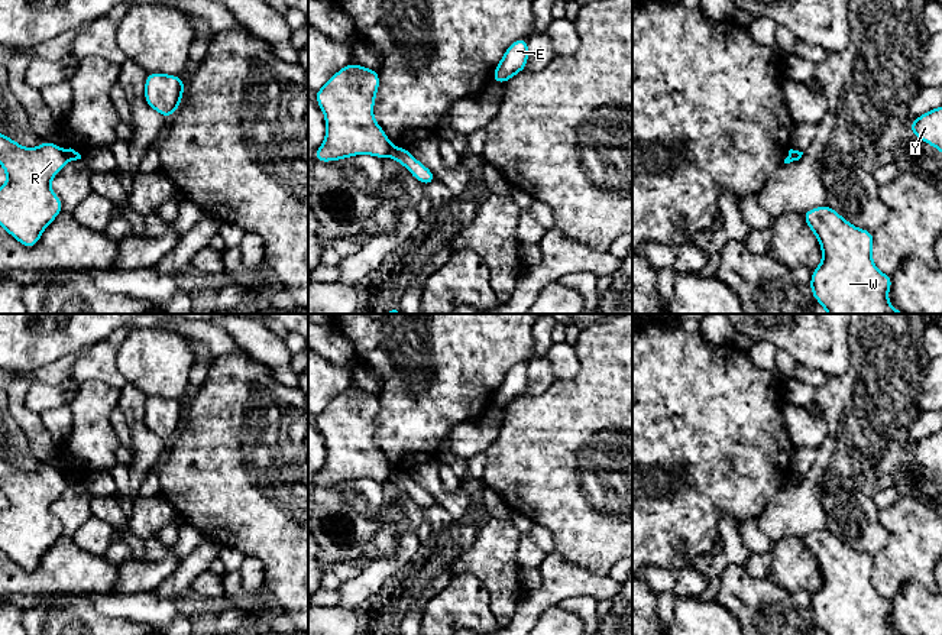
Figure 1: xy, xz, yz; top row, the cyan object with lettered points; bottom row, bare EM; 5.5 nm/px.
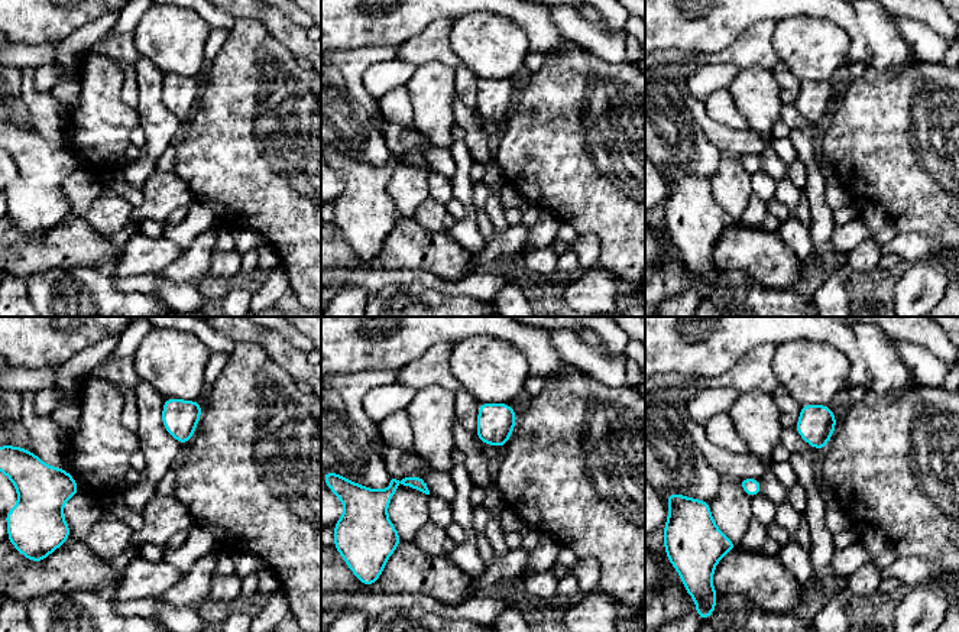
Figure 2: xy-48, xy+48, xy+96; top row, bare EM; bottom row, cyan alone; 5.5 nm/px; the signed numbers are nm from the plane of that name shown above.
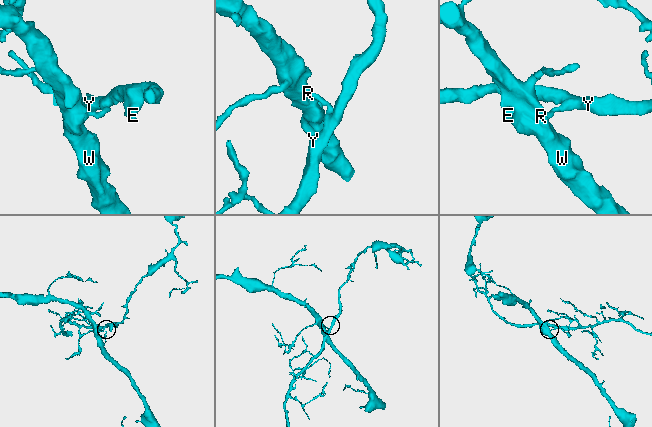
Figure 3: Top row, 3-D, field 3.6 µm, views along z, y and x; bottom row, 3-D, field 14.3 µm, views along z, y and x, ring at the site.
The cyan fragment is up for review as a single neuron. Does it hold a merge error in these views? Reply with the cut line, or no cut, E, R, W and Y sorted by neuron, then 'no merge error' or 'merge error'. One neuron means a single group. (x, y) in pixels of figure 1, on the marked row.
xy (64, 149), (68, 159) | E Y / R W | merge error

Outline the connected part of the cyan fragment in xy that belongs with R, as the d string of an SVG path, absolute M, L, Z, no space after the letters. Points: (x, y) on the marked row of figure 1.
M0 133L0 163L7 175L7 182L0 187L0 226L23 247L35 247L43 230L62 213L61 198L51 189L51 181L67 162L65 149L49 140L38 148L23 148Z

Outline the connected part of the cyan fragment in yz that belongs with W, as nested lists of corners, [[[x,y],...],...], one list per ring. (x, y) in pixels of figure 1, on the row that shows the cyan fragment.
[[[828,204],[802,217],[822,249],[810,292],[828,314],[906,314],[887,298],[893,279],[874,265],[873,231],[852,226]]]

